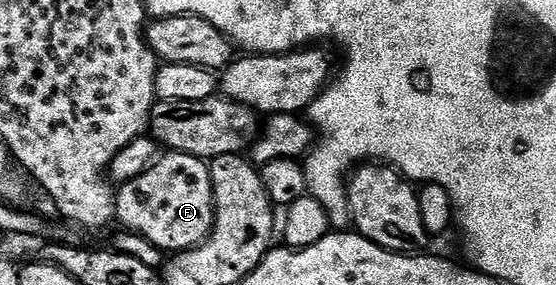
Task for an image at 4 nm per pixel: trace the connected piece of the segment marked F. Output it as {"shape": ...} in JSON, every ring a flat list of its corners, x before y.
{"shape":[[165,152,145,173,123,182,114,196,115,220,121,221,127,232,142,235,142,239,154,243,161,251,194,249,212,233,216,214,212,171,203,157]]}

